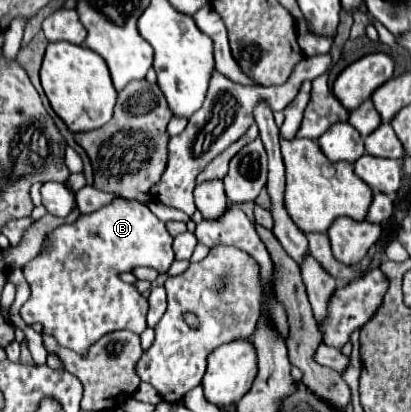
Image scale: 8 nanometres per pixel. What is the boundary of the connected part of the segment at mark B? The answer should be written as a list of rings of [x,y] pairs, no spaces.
[[[114,199],[98,211],[78,217],[78,221],[72,225],[60,225],[48,235],[48,241],[48,251],[40,253],[28,263],[26,281],[30,285],[30,297],[20,309],[20,315],[26,323],[42,323],[44,333],[50,333],[60,345],[80,355],[86,353],[86,349],[98,341],[98,337],[110,331],[128,329],[140,335],[146,329],[148,301],[134,289],[134,285],[122,283],[118,277],[122,271],[132,271],[138,265],[166,271],[174,261],[172,237],[166,231],[166,225],[158,221],[158,217],[154,217],[146,205],[138,201]]]

